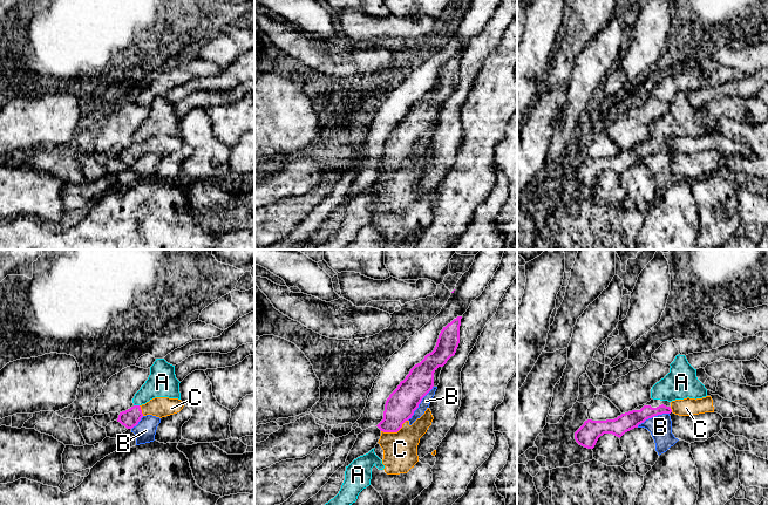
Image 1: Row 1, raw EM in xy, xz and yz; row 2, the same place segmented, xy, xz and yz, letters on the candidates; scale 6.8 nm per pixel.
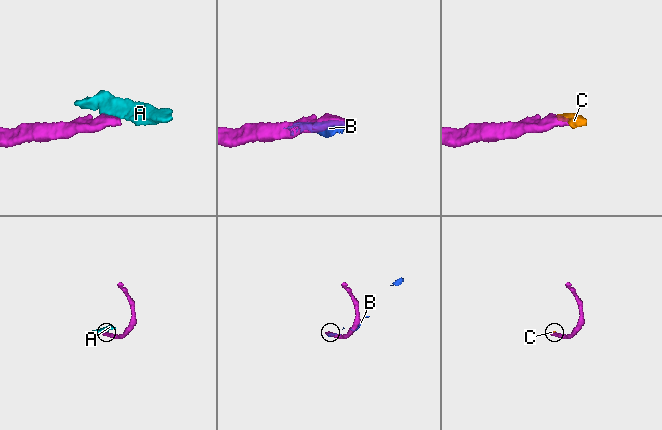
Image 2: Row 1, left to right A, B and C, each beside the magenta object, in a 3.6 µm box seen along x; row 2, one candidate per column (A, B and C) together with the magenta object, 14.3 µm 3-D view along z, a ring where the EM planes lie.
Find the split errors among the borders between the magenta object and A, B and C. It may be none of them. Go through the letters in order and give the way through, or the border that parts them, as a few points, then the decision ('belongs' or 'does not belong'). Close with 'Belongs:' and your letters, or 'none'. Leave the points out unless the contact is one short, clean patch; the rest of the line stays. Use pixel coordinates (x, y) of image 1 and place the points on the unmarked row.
A: border xy (134, 142), (138, 143); does not belong
B: does not belong
C: way xz (400, 143), (395, 154), (394, 169), (399, 177), (400, 186); belongs
Belongs: C

